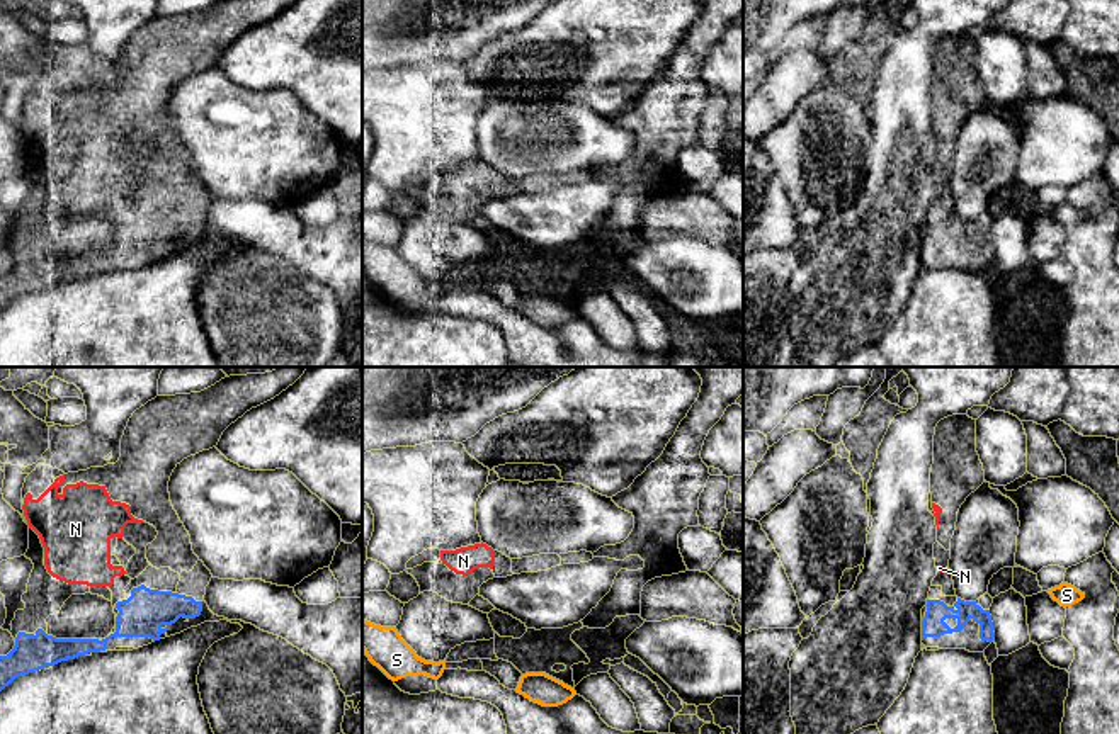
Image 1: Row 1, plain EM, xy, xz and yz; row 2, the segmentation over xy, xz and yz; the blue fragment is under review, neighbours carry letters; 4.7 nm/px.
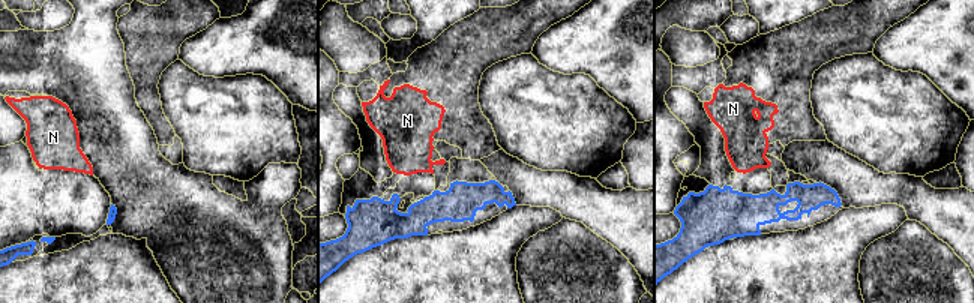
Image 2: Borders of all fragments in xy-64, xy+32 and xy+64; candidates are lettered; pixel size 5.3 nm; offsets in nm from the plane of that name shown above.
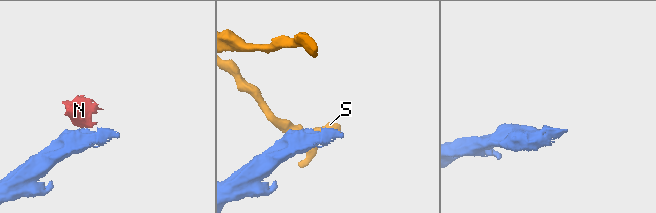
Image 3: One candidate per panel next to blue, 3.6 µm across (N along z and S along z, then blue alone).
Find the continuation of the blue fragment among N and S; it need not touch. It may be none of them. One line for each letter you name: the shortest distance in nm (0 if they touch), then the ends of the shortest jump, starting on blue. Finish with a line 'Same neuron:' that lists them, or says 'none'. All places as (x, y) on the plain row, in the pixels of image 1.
N: 80 nm apart; from blue across xy (133, 208), (124, 192)
Same neuron: N

